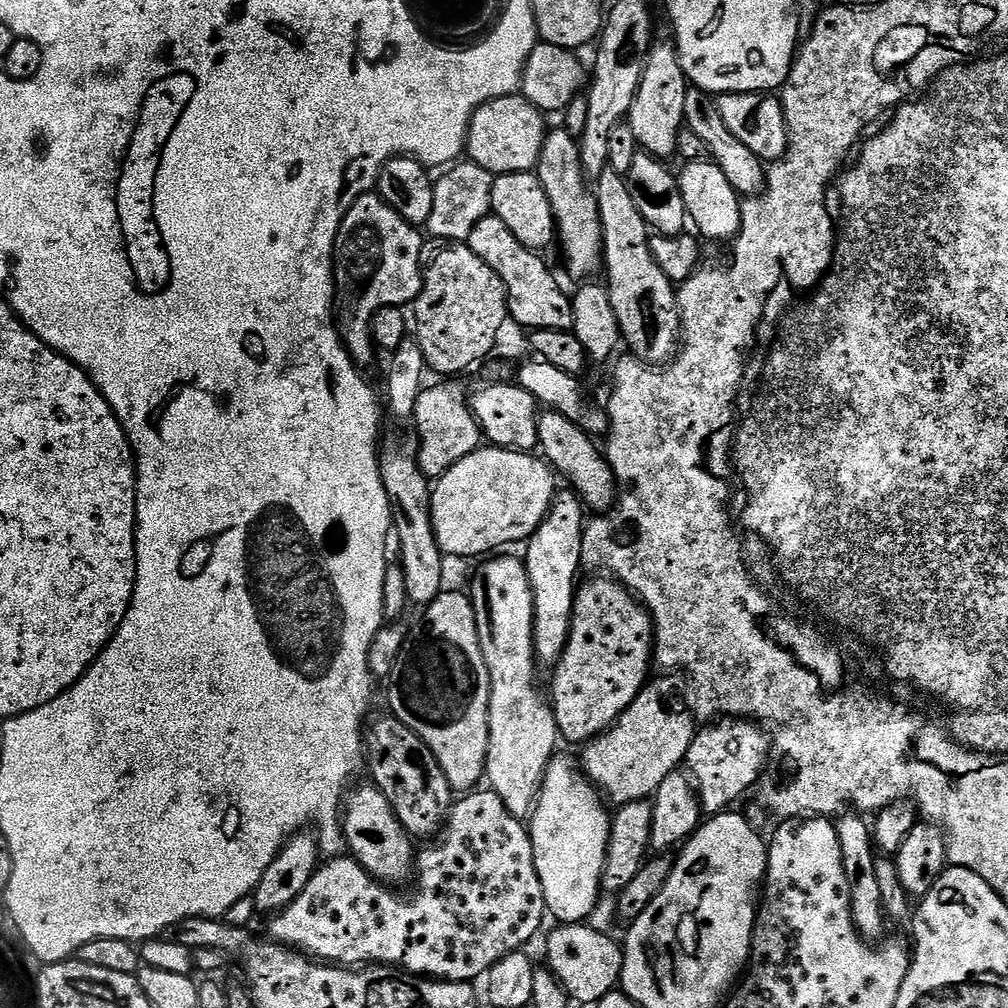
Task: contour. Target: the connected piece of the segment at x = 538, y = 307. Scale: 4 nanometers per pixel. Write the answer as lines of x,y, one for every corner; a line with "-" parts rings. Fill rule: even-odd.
494,215
481,218
466,241
468,248
486,262
502,278
508,292
508,314
511,323
521,324
527,330
569,331
574,322
572,302
569,293
560,289
554,273
548,269
545,258
539,252
531,252
514,234
510,234
506,222

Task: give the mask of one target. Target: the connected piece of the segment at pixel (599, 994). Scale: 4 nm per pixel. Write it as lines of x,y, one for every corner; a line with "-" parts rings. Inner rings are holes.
587,923
556,926
548,940
547,967
560,980
569,997
580,1004
594,1006
603,996
610,994
620,983
624,965
624,949
612,941
607,932
589,928

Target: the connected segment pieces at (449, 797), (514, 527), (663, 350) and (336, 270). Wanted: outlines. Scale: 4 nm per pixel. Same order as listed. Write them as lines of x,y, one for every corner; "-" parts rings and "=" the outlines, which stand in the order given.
385,714
385,716
378,717
377,720
372,718
367,721
364,750
366,772
372,775
369,776
371,783
380,788
382,794
386,794
386,802
390,802
394,814
402,822
402,826
408,831
409,836
413,838
435,837
447,821
448,813
454,803
454,790
450,786
442,766
438,766
438,758
434,758
430,746
426,746
426,742
422,742
422,738
418,738
414,734
414,730
410,730
410,726
403,724
397,716
=
481,446
475,452
466,454
462,462
454,462
446,474
435,481
432,488
432,525
434,538
445,557
480,556
487,557
497,550
504,550
507,544
527,541
546,518
556,496
558,485
553,469
539,455
514,452
511,448
=
606,170
595,177
594,195
604,227
602,268
605,273
608,271
608,297
610,306
614,306
623,343
628,343
637,361
649,366
663,365
675,357
682,340
677,289
651,253
650,227
635,204
626,177
=
379,194
360,196
350,206
340,224
340,233
336,236
336,255
332,257
332,279
336,285
334,297
334,323
340,333
344,349
351,354
357,365
365,366
372,360
372,319
378,310
411,305
418,298
424,285
422,260
424,240
420,237
421,229
406,222
398,210
394,210

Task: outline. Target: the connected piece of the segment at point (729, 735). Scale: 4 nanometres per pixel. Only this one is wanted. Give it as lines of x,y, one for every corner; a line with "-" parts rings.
724,718
716,723
720,724
697,731
686,757
687,771
700,794
700,806
708,814
729,811
743,792
755,786
768,764
768,736
759,723
748,718

